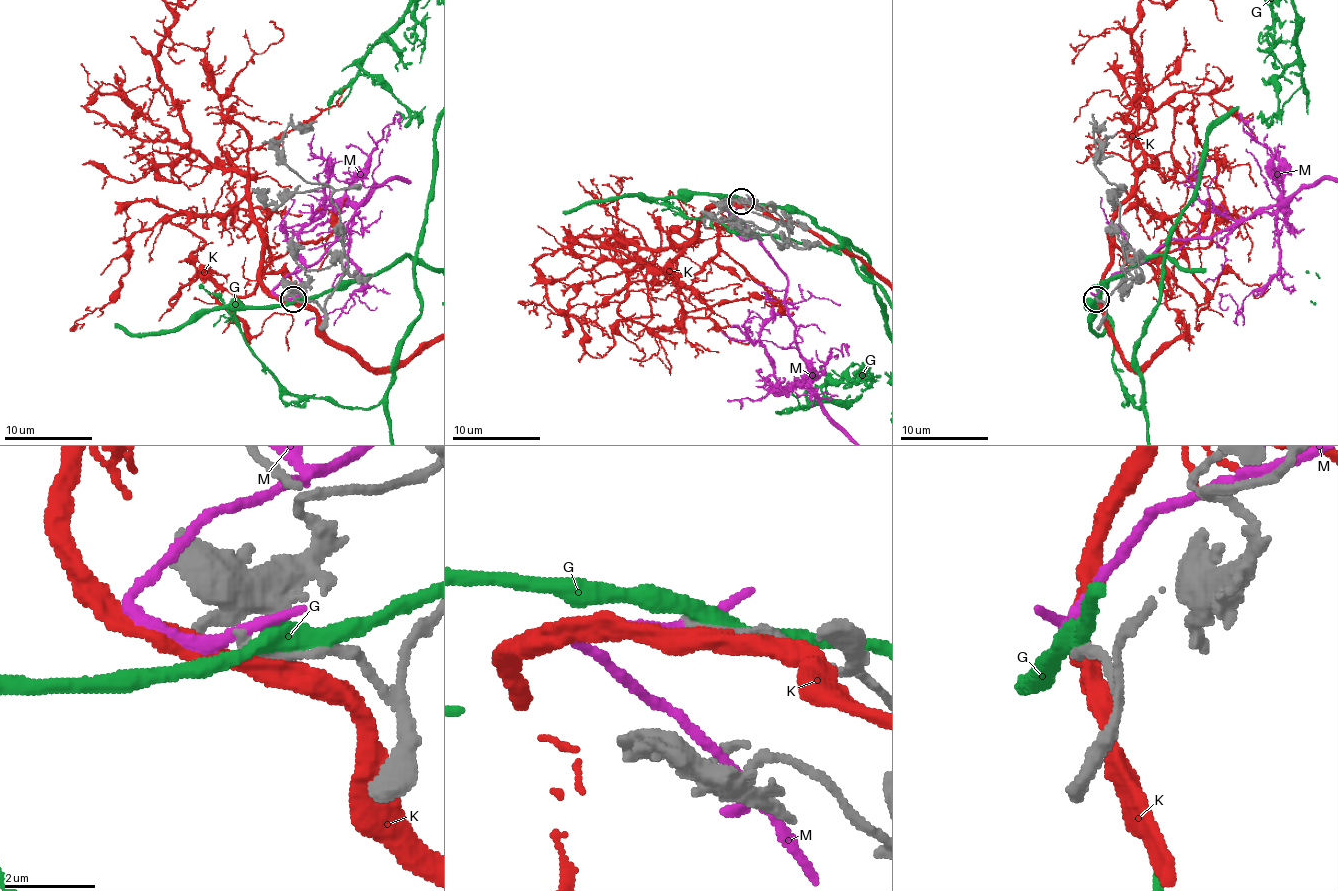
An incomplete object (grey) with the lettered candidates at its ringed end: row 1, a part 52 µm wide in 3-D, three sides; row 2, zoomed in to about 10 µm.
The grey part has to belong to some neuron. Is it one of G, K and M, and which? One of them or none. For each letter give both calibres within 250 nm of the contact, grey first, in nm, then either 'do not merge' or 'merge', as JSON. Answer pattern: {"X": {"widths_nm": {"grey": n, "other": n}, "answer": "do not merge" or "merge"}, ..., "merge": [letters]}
{"G": {"widths_nm": {"grey": 160, "other": 400}, "answer": "do not merge"}, "K": {"widths_nm": {"grey": 240, "other": 420}, "answer": "do not merge"}, "M": {"widths_nm": {"grey": 200, "other": 240}, "answer": "do not merge"}, "merge": []}

